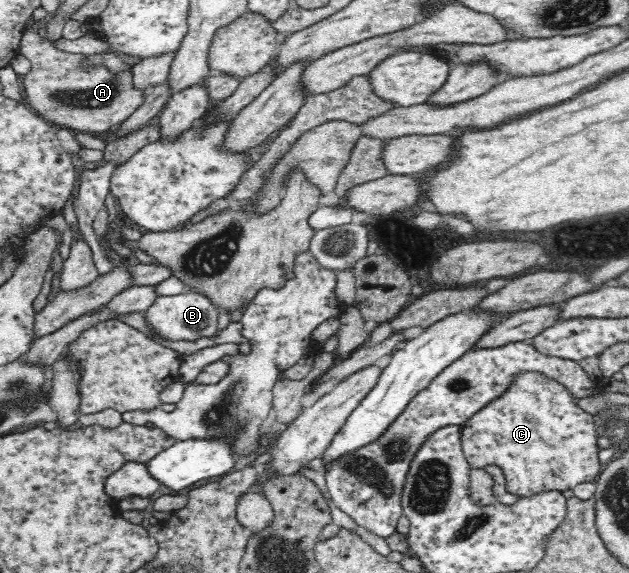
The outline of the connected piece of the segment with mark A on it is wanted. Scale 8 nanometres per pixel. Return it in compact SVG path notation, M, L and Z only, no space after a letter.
M38 31L23 33L18 52L22 53L30 62L31 70L24 75L22 88L25 95L25 104L44 118L50 124L65 126L74 132L106 136L120 123L128 120L136 110L140 109L146 100L146 89L138 89L132 70L114 73L109 66L91 64L91 55L83 53L70 53L56 47L58 40L40 37Z

